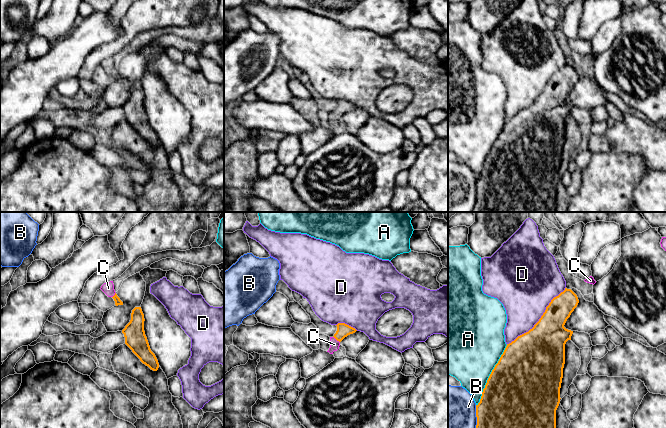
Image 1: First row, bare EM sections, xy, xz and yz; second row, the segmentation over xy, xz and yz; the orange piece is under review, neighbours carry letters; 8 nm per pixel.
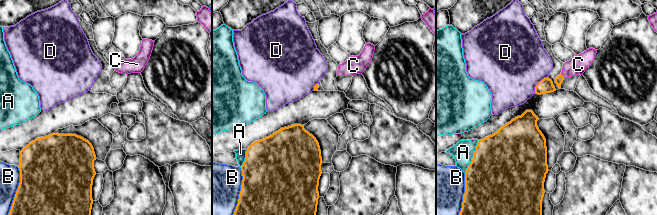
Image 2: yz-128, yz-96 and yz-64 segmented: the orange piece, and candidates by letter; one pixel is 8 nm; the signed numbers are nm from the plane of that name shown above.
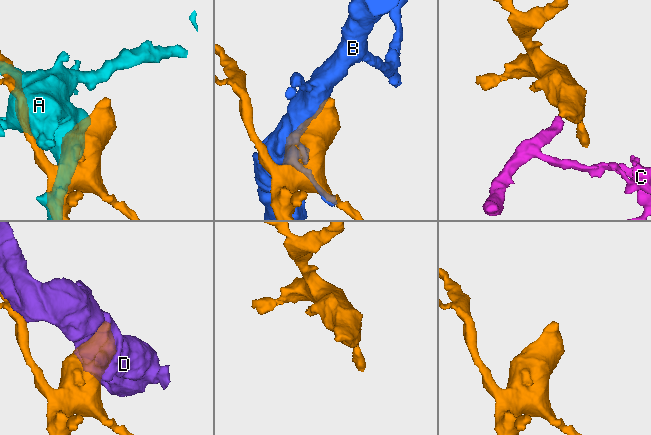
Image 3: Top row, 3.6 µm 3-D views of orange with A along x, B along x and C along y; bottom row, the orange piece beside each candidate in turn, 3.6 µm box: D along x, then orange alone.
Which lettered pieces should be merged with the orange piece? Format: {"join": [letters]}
{"join": ["C"]}

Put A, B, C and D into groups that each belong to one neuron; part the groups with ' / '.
A / B / C / D

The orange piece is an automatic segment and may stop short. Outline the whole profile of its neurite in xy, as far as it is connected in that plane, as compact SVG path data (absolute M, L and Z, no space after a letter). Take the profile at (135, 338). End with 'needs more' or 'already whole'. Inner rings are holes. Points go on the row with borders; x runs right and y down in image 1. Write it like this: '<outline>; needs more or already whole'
M135 307L131 313L131 320L122 330L125 337L125 344L151 370L157 371L158 360L151 351L144 331L144 314L141 307Z; already whole

